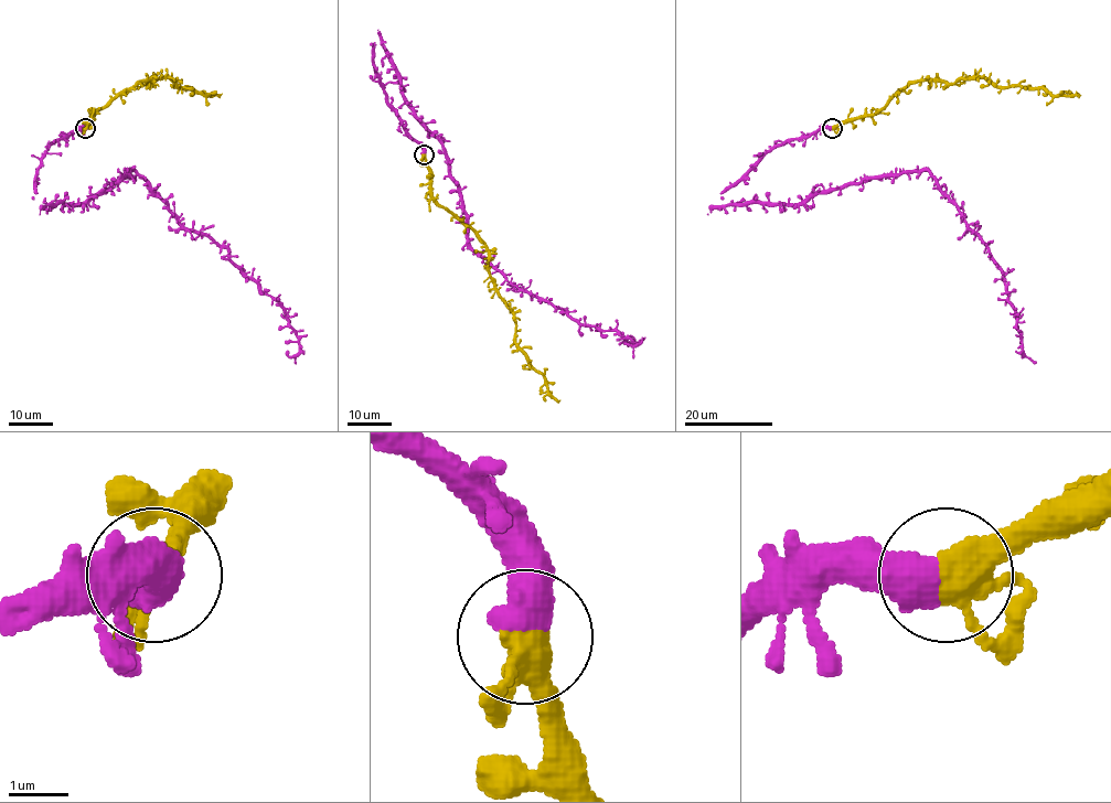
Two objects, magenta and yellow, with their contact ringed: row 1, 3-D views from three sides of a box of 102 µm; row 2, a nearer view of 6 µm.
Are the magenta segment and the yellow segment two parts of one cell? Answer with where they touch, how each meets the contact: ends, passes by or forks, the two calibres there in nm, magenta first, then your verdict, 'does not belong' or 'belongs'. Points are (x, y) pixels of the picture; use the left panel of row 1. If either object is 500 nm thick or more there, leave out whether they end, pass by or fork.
(85, 128) | 650/380 nm | belongs

